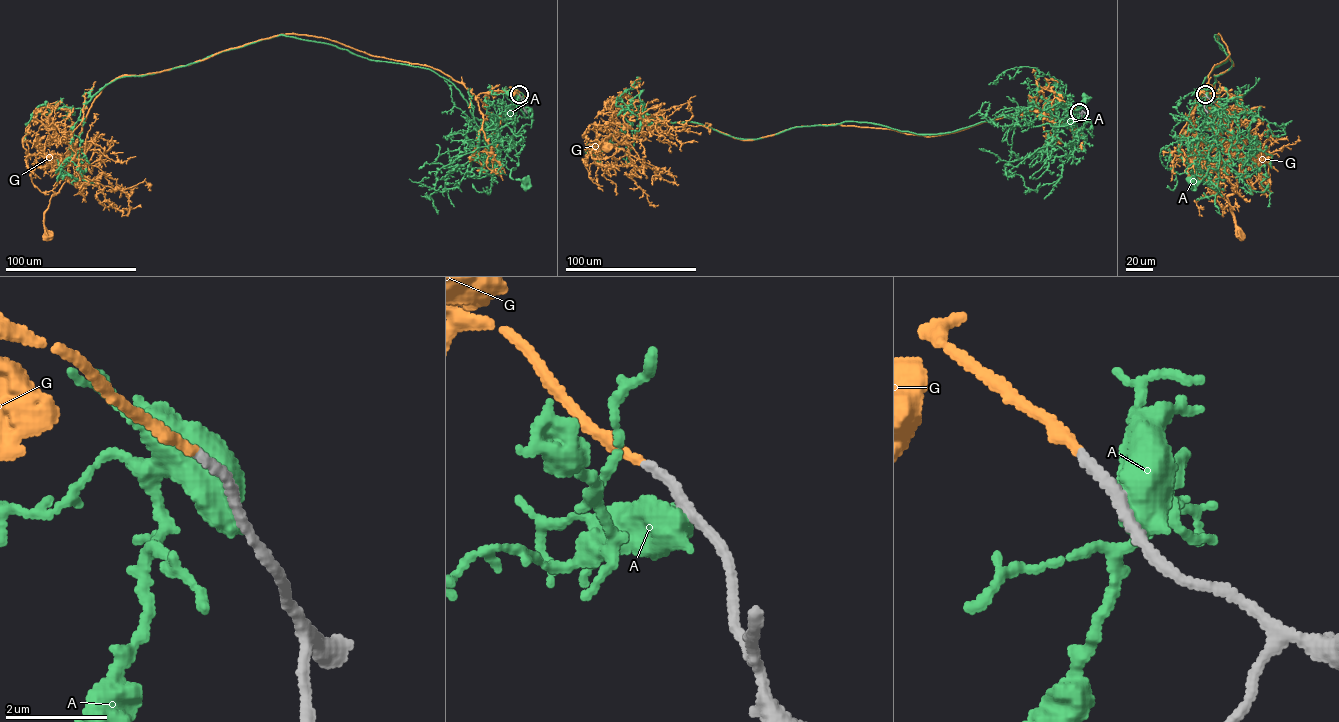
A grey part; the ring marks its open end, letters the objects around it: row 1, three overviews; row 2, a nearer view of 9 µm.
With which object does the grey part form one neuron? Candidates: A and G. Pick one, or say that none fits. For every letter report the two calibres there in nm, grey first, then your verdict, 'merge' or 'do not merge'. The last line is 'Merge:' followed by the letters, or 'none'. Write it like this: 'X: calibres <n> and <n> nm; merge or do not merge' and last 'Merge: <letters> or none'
A: calibres 200 and 750 nm; do not merge
G: calibres 190 and 200 nm; merge
Merge: G

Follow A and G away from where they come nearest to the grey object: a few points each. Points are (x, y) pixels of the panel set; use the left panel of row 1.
A: (520, 96), (513, 104), (490, 119), (496, 133), (497, 158), (513, 169), (511, 178), (525, 180)
G: (519, 94), (475, 96), (432, 67), (294, 34), (122, 75), (92, 104), (68, 178), (44, 213), (45, 236)

